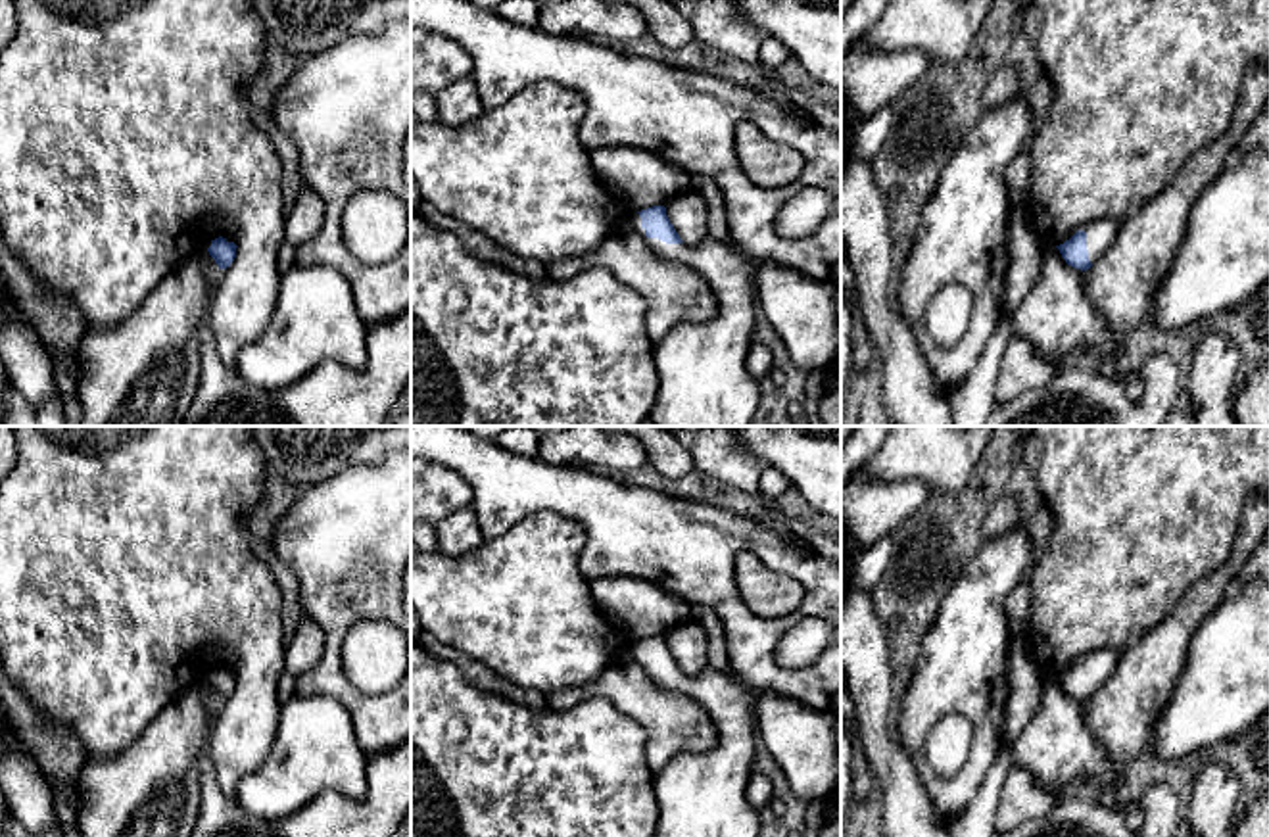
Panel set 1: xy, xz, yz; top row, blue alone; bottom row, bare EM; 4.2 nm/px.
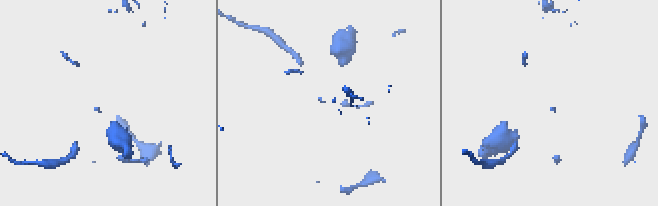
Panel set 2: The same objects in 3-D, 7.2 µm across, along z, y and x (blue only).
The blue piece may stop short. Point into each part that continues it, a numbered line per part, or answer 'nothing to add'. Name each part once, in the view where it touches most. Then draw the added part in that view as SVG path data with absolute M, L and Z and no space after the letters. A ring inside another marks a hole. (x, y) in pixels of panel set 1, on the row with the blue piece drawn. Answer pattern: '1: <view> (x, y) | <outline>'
1: xz (703, 377) | M628 213L634 228L651 250L666 261L695 269L718 299L718 315L703 323L680 323L653 346L653 361L660 376L649 420L655 426L751 426L760 403L760 380L747 371L747 353L754 324L756 286L760 263L733 240L706 236L699 246L666 244L647 238L639 213Z

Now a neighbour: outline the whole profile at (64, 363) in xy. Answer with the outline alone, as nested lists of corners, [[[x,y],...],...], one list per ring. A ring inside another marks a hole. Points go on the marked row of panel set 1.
[[[77,351],[58,353],[54,357],[54,376],[56,376],[60,394],[67,390],[77,390]]]

